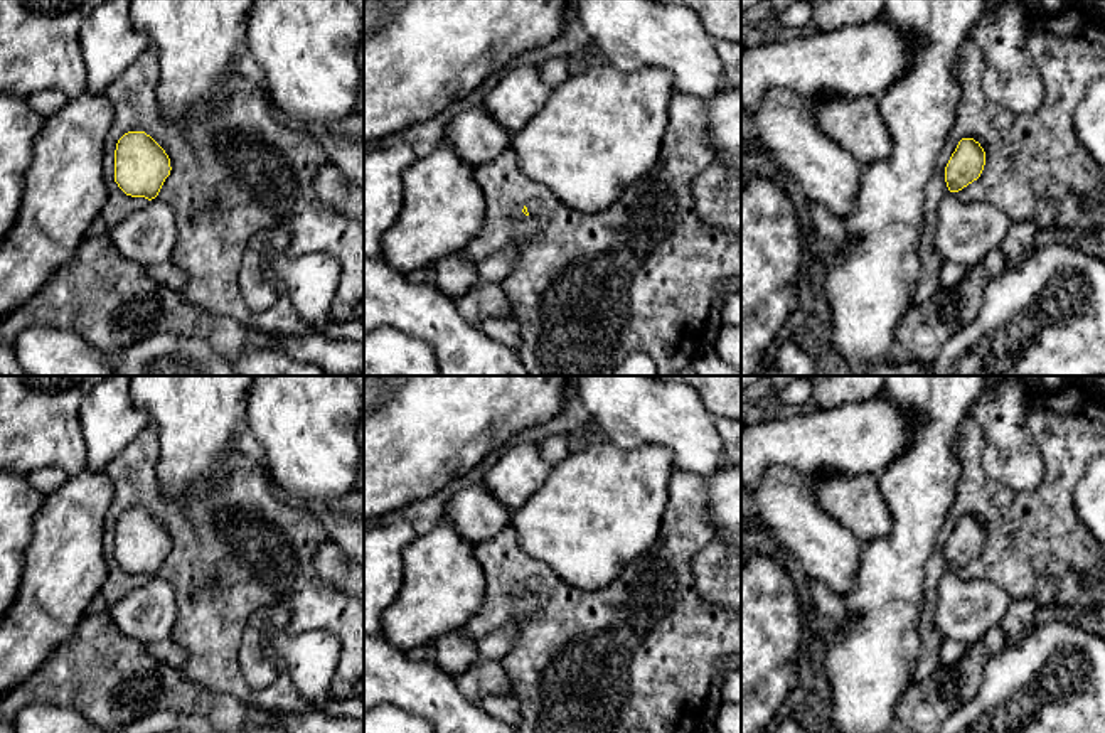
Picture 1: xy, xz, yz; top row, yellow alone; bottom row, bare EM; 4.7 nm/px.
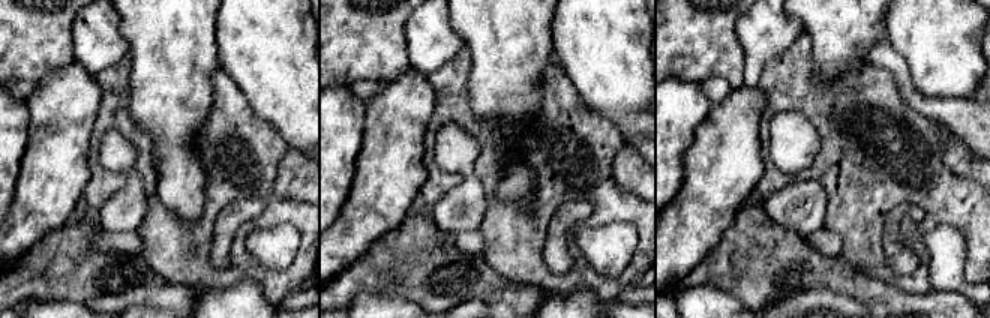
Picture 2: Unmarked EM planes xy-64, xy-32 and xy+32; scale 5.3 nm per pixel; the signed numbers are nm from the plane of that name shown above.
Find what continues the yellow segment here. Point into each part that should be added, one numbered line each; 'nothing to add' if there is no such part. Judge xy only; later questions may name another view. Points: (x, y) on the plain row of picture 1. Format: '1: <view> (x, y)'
1: xy (147, 614)

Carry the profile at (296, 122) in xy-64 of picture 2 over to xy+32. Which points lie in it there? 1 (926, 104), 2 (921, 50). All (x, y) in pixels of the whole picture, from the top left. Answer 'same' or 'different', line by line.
1: different
2: same

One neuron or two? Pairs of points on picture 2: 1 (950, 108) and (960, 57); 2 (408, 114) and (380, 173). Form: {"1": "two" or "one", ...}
{"1": "two", "2": "one"}

